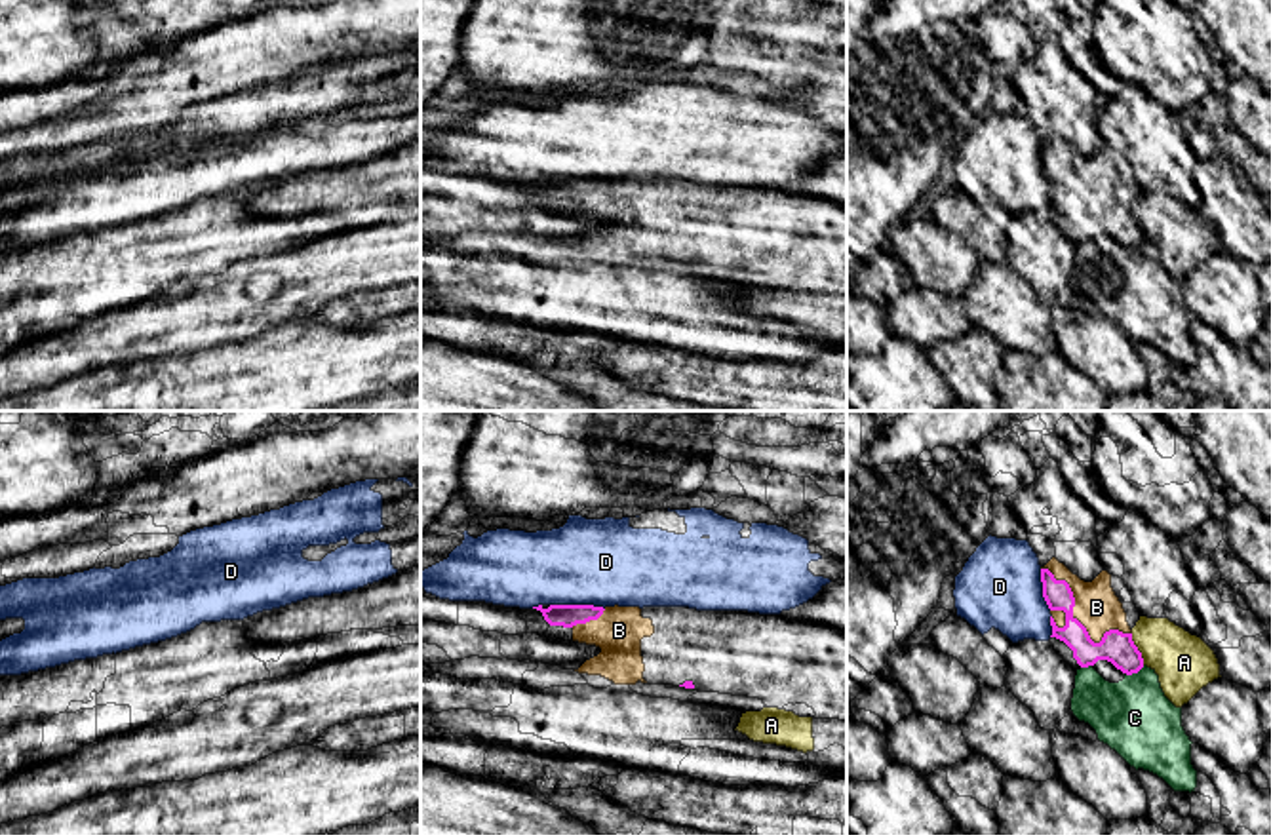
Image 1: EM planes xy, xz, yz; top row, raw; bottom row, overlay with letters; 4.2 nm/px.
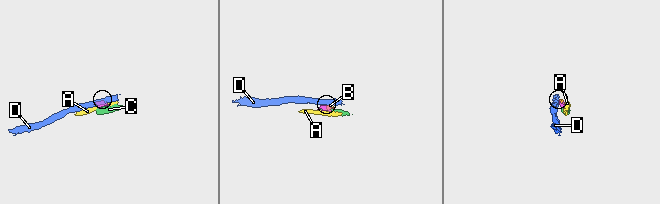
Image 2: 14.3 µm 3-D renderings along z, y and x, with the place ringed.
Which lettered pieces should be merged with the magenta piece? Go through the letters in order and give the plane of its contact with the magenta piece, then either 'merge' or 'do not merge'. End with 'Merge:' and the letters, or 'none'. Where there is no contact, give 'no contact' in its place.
A: yz | do not merge
B: yz | merge
C: yz | do not merge
D: xz | do not merge
Merge: B

